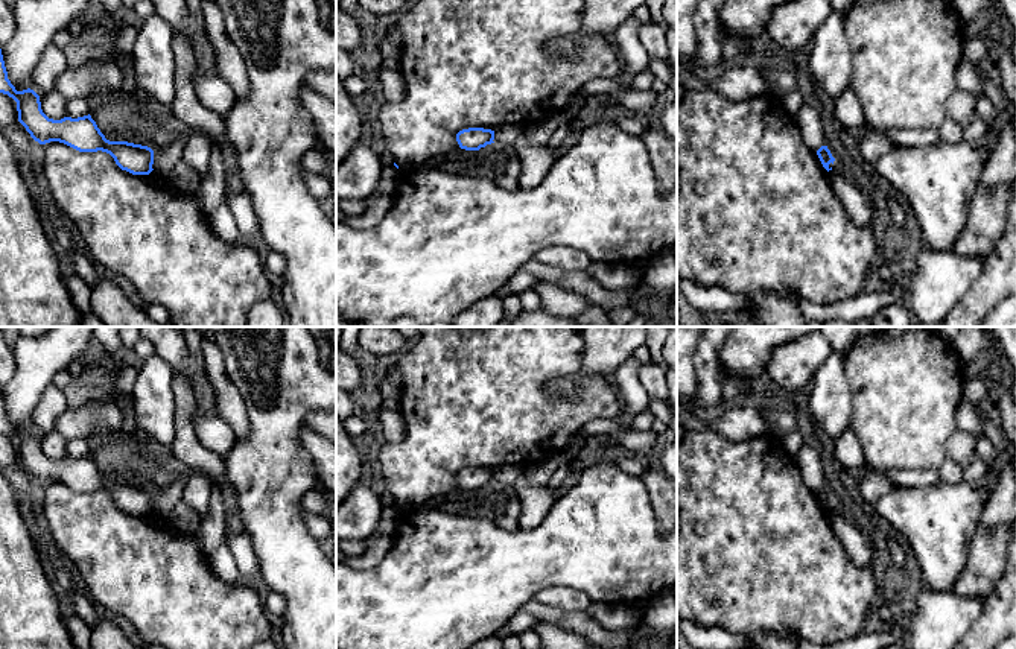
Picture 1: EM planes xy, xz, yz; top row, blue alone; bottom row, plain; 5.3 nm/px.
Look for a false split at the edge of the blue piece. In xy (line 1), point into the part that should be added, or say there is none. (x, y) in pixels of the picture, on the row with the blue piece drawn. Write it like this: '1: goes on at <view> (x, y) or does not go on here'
1: does not go on here

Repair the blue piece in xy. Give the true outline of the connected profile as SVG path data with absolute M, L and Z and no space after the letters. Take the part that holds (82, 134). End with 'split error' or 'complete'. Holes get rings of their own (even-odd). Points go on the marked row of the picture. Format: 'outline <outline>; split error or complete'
outline M2 49L0 93L8 94L17 102L18 122L40 144L59 141L79 152L102 150L110 154L122 170L132 175L149 175L154 170L154 150L151 147L128 141L106 140L90 114L78 119L49 119L43 112L40 96L33 90L17 91L11 84Z; complete

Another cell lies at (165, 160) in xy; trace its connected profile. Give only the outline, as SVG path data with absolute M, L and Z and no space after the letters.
M186 131L179 138L169 143L164 149L154 150L152 169L161 178L166 178L170 170L183 161L184 146L192 132Z

